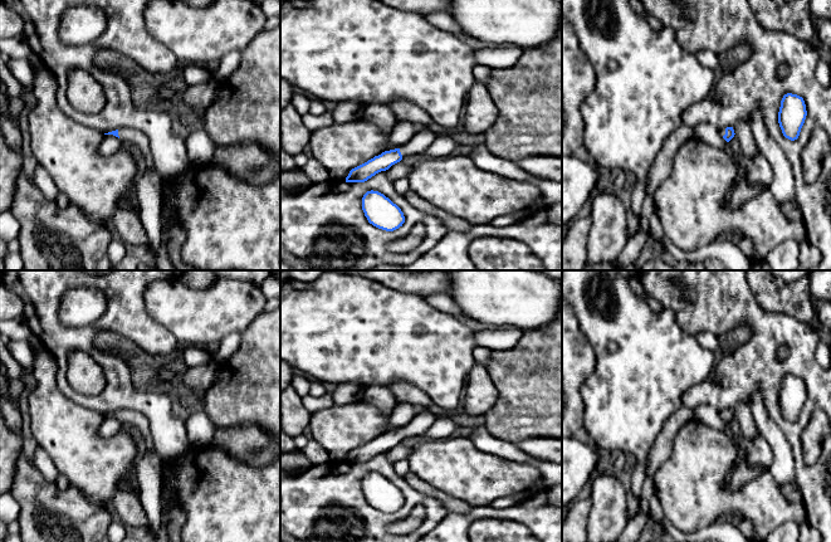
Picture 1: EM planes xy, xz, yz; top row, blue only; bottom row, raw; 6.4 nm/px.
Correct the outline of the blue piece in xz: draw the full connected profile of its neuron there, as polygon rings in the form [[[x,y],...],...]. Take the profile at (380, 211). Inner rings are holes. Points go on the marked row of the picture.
[[[371,190],[363,195],[362,210],[370,224],[386,231],[393,231],[405,223],[401,209],[378,191]]]

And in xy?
[[[121,127],[104,135],[121,138],[124,145],[133,147],[140,155],[142,172],[135,190],[138,215],[150,241],[148,253],[152,255],[158,250],[161,241],[163,184],[153,161],[150,138],[145,132],[133,127]]]

